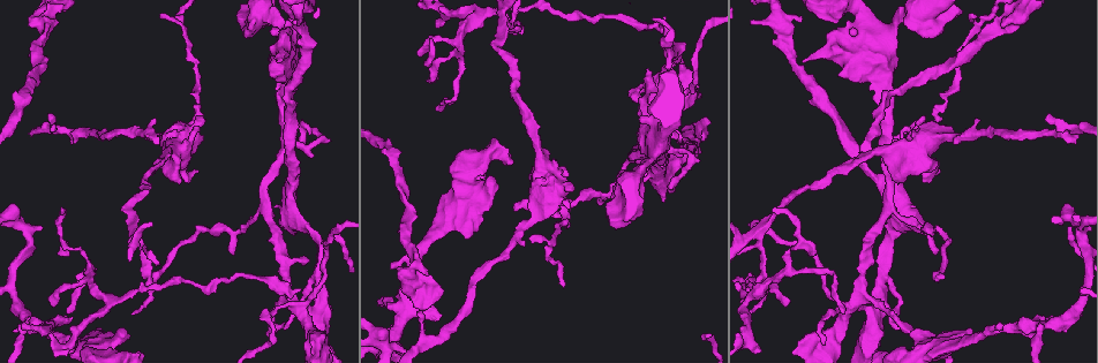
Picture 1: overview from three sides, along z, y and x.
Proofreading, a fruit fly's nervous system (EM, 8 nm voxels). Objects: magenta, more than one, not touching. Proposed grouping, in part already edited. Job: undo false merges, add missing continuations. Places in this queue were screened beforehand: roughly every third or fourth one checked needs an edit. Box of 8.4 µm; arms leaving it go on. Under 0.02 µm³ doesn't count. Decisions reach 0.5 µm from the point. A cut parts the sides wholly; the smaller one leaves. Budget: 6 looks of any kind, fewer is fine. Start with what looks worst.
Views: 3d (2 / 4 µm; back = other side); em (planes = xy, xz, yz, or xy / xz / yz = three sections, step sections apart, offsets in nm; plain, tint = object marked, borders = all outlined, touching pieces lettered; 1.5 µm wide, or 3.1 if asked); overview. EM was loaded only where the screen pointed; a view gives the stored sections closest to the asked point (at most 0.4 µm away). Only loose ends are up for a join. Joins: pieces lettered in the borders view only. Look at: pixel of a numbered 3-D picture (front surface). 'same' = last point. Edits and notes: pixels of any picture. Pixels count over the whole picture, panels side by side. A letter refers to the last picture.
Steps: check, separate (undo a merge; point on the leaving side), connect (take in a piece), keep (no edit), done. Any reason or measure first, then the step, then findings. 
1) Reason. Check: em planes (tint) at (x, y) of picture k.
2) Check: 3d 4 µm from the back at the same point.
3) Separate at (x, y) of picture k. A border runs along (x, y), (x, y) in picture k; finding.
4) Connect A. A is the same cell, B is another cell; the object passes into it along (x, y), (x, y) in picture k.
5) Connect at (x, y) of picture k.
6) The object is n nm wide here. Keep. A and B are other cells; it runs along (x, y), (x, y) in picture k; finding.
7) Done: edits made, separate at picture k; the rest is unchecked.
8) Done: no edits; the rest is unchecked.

An open end. Check: 3d 2 µm at (299, 288) of picture 1.

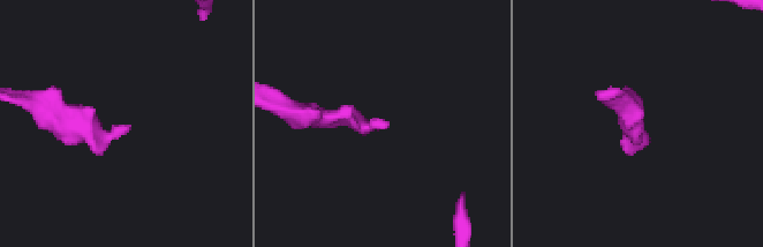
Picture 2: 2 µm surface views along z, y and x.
Check: em planes (plain) at (130, 125) of picture 2.

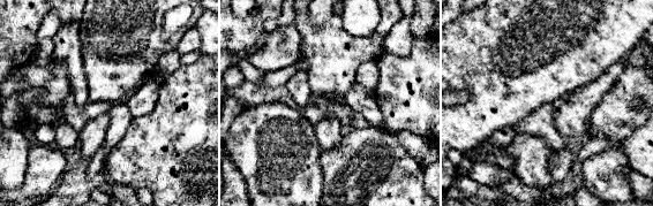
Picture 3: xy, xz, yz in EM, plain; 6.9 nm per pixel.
See the neighbours. Check: em planes (borders) at the same point.

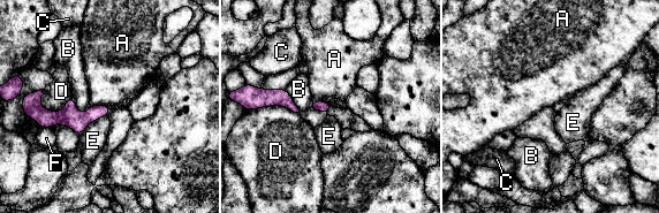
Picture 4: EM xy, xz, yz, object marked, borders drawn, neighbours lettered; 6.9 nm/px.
Keep. A, B, C, D, E and F are other cells; none of them fits.

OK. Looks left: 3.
Branch stops here. Check: 3d 4 µm at (572, 191) of picture 1.

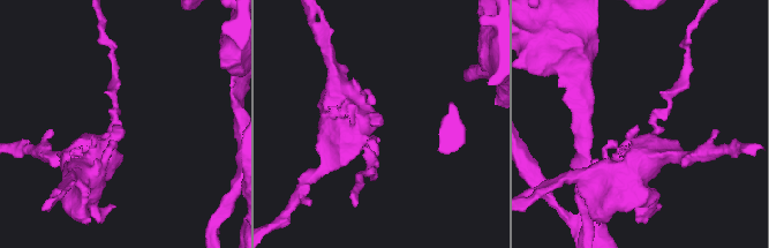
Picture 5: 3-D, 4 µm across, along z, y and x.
Check: em 3.1 µm xz step 16 (tint) at (120, 128) of picture 5.

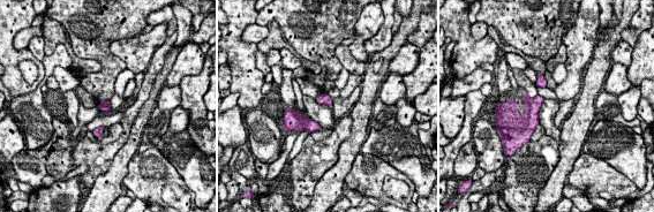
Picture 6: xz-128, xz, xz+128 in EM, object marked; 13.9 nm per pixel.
Another direction. Check: em 3.1 µm planes (borders) at the same point.

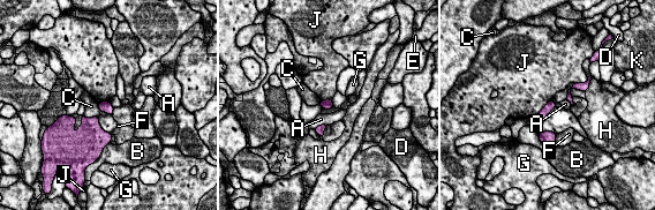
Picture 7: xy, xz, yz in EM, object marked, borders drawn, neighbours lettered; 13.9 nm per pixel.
Keep. A, B, C, D, E, F, G, H, J and K are other cells; no lettered piece goes on from it.

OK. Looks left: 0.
Done: no edits; the rest is unchecked.

